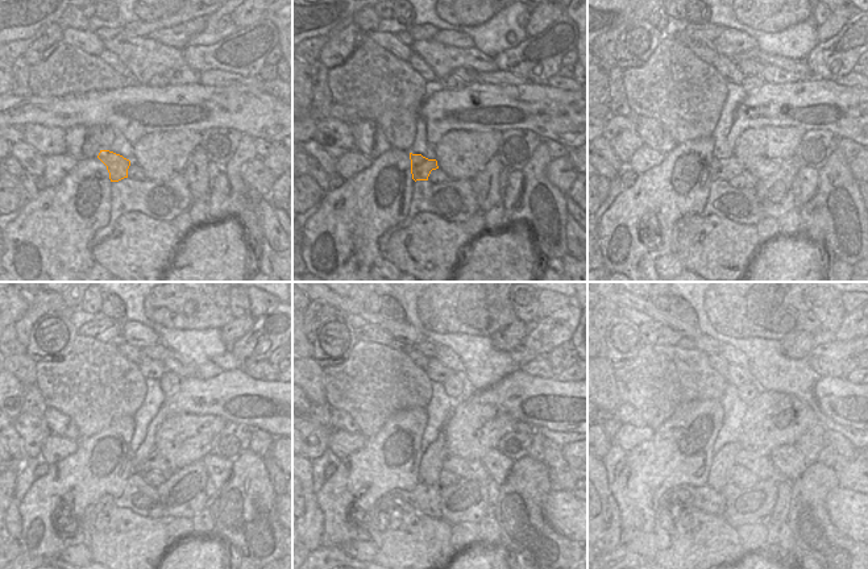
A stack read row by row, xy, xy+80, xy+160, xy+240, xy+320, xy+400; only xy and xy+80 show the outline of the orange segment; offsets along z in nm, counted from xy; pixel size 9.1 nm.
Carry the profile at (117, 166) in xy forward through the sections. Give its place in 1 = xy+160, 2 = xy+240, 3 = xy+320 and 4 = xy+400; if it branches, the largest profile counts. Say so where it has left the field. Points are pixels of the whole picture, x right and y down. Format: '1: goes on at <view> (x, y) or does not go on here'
1: goes on at xy+160 (726, 169)
2: goes on at xy+240 (156, 461)
3: goes on at xy+320 (460, 466)
4: goes on at xy+400 (760, 465)

